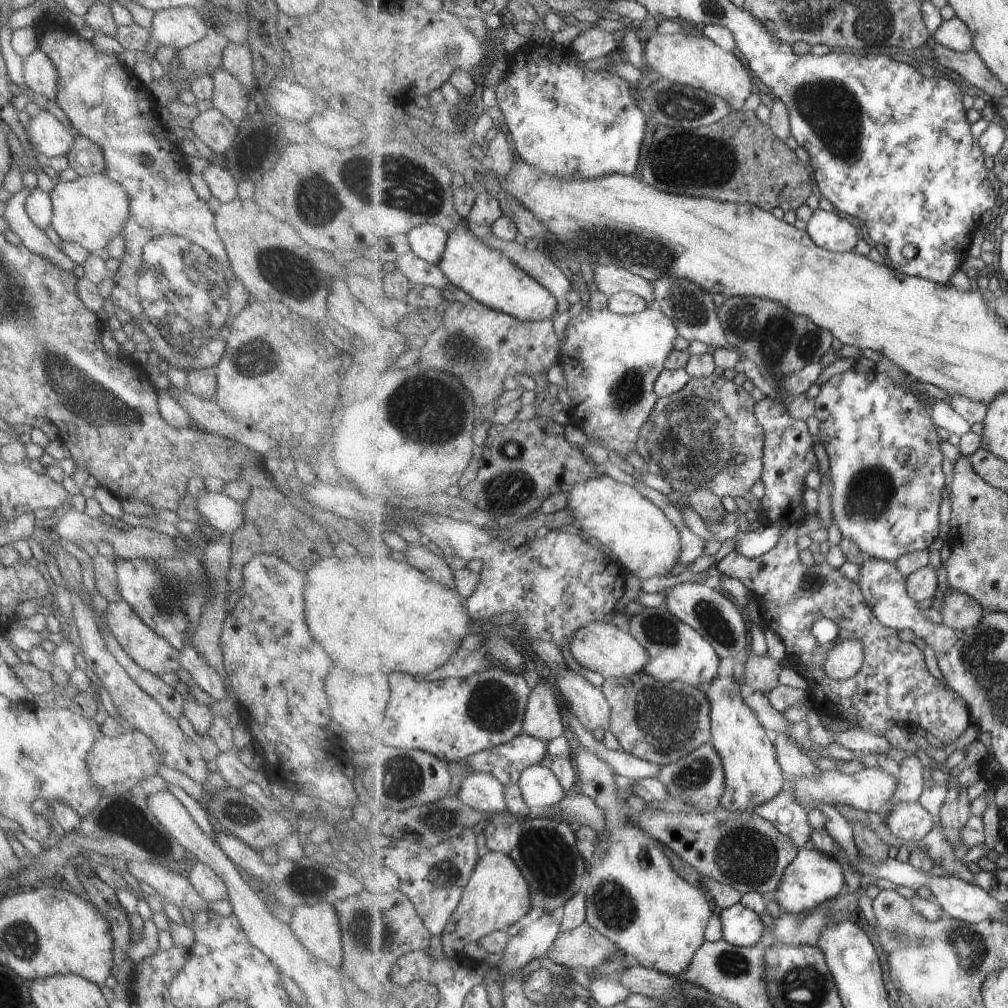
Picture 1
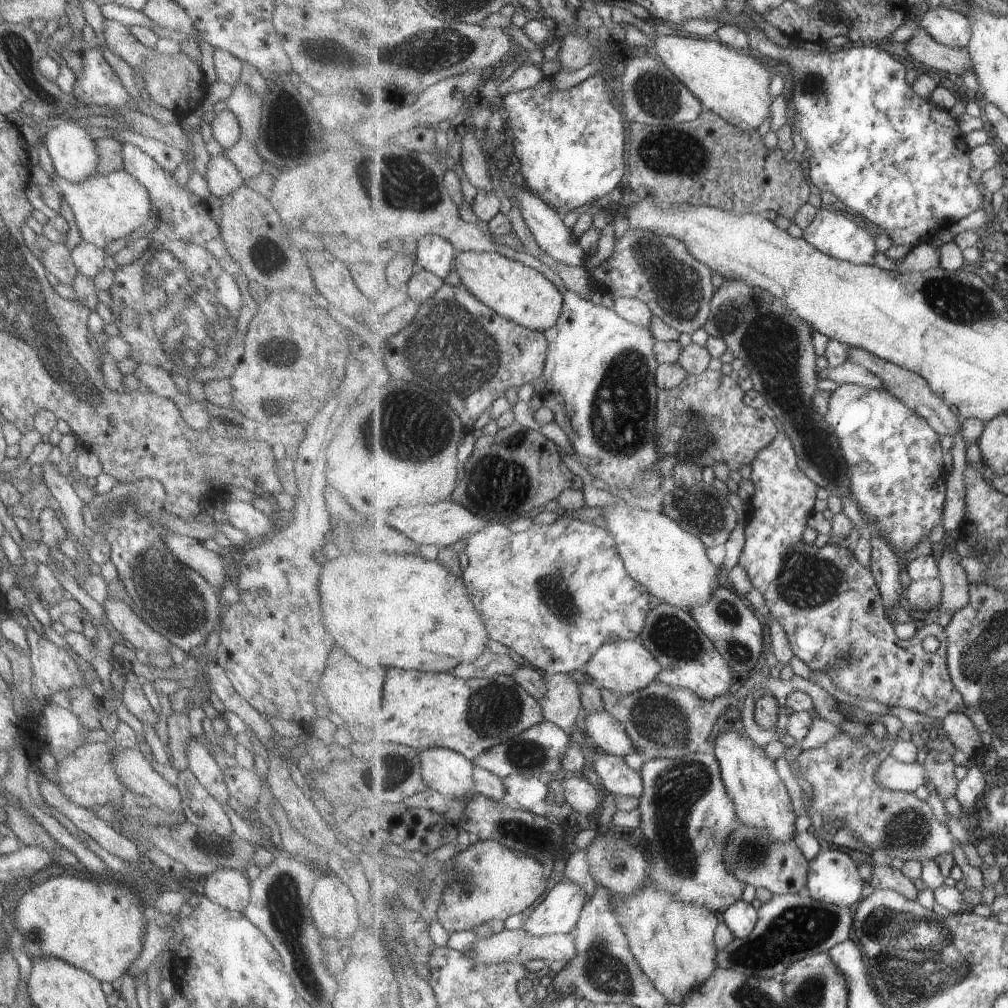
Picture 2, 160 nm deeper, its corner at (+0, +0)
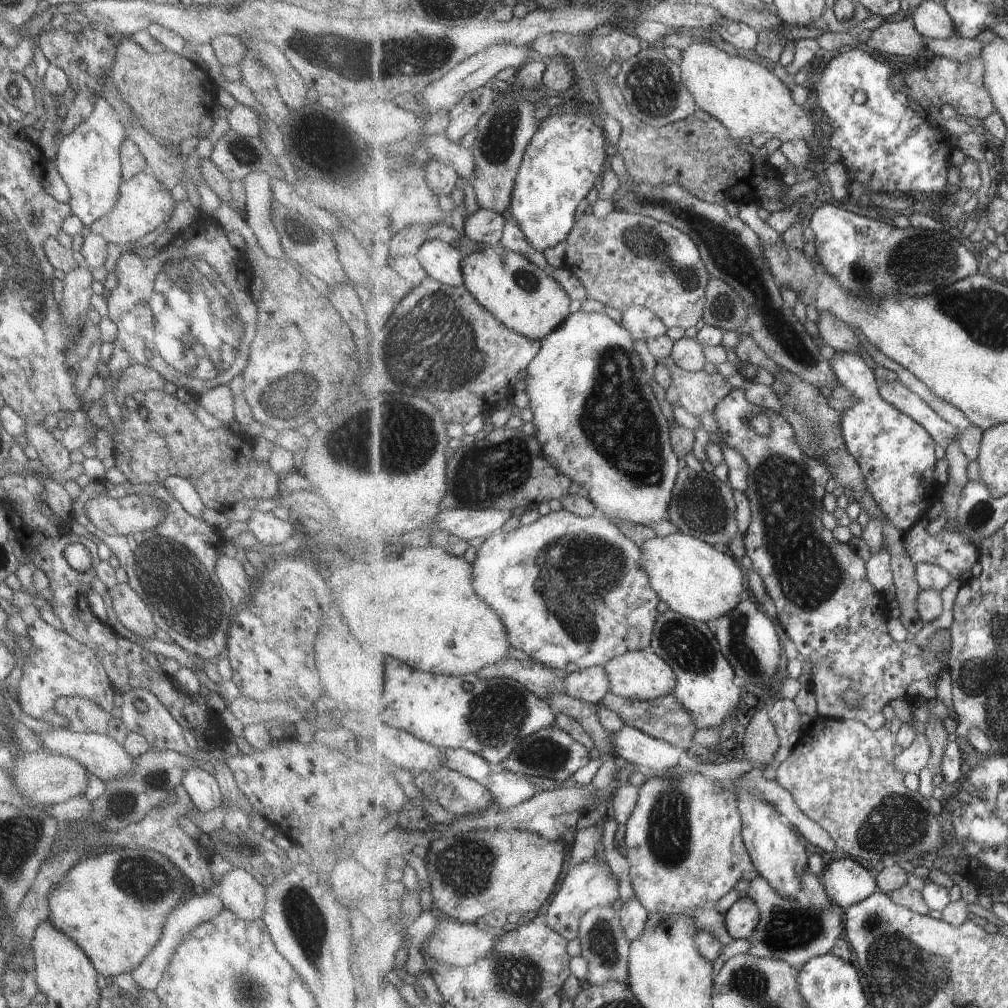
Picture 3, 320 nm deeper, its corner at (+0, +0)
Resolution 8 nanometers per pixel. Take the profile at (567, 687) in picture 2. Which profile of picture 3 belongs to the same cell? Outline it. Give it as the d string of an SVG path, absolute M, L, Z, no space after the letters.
M597 665L585 670L568 673L566 687L569 696L599 705L605 695L612 690L612 682L606 666Z

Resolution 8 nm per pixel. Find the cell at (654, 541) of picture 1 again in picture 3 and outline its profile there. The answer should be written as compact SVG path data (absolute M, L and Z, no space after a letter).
M683 532L647 538L641 550L650 583L670 610L712 625L741 604L746 572L737 558L725 550L716 550L708 542Z

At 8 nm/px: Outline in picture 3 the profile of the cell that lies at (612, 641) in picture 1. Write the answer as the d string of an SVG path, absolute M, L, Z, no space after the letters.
M649 649L645 651L629 651L620 657L615 657L606 665L613 694L627 697L633 700L650 701L675 694L678 685L676 672L661 655Z

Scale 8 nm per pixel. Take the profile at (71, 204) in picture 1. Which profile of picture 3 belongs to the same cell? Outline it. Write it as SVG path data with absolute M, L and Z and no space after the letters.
M139 171L118 186L116 205L89 226L91 232L101 235L105 242L123 244L137 241L141 236L155 230L162 222L167 222L175 204L179 200L171 198L170 190L161 184L152 174Z

